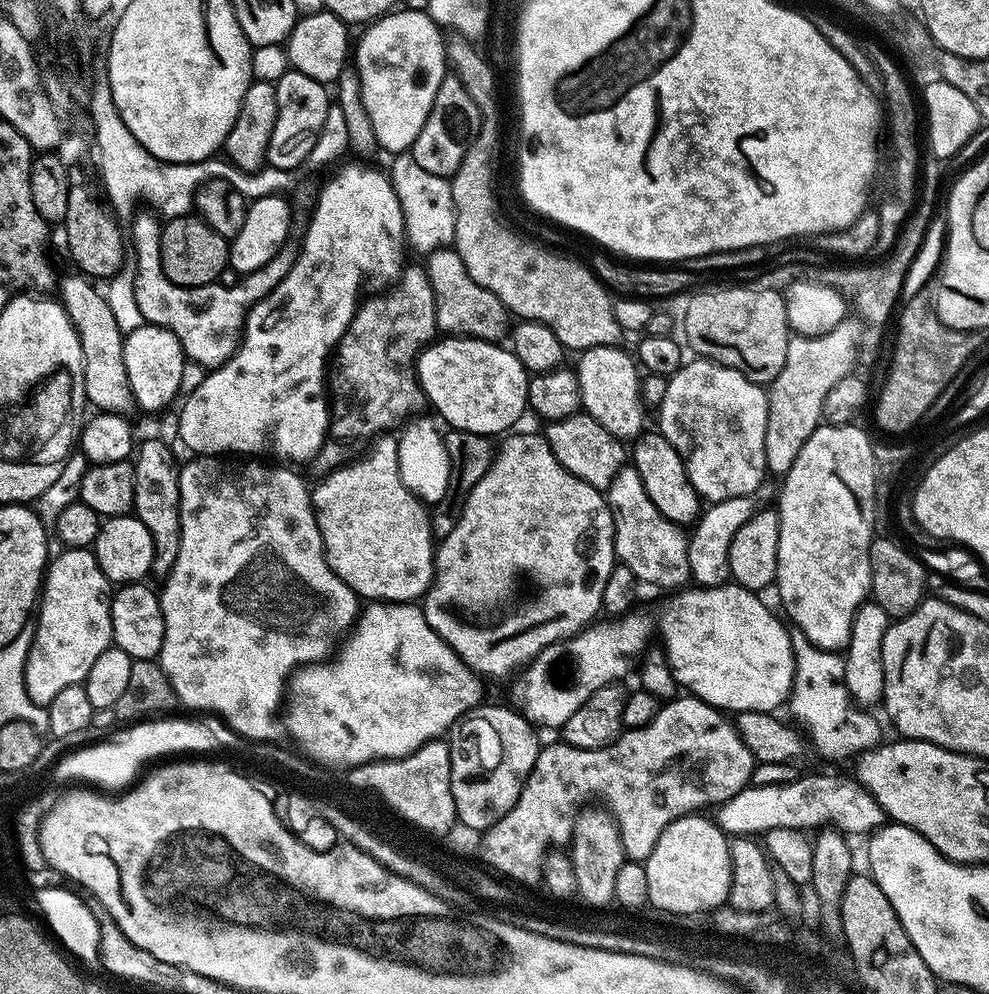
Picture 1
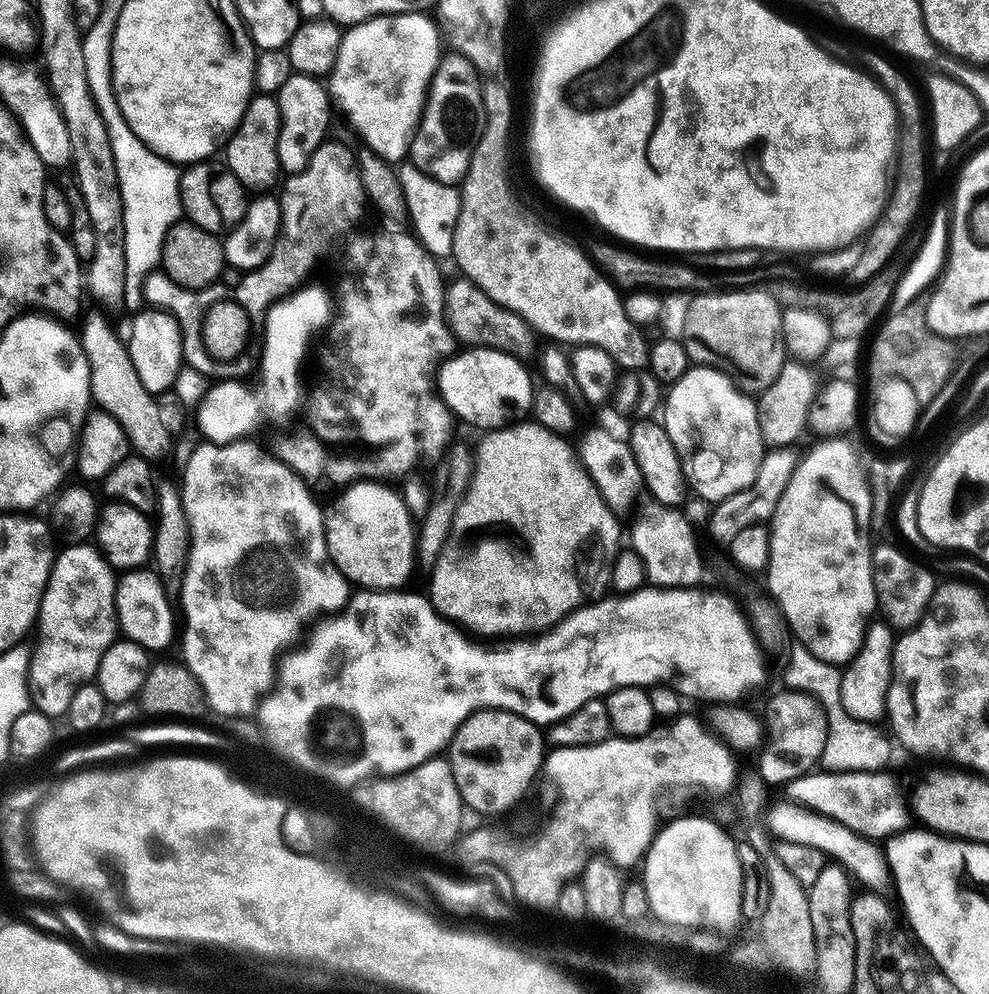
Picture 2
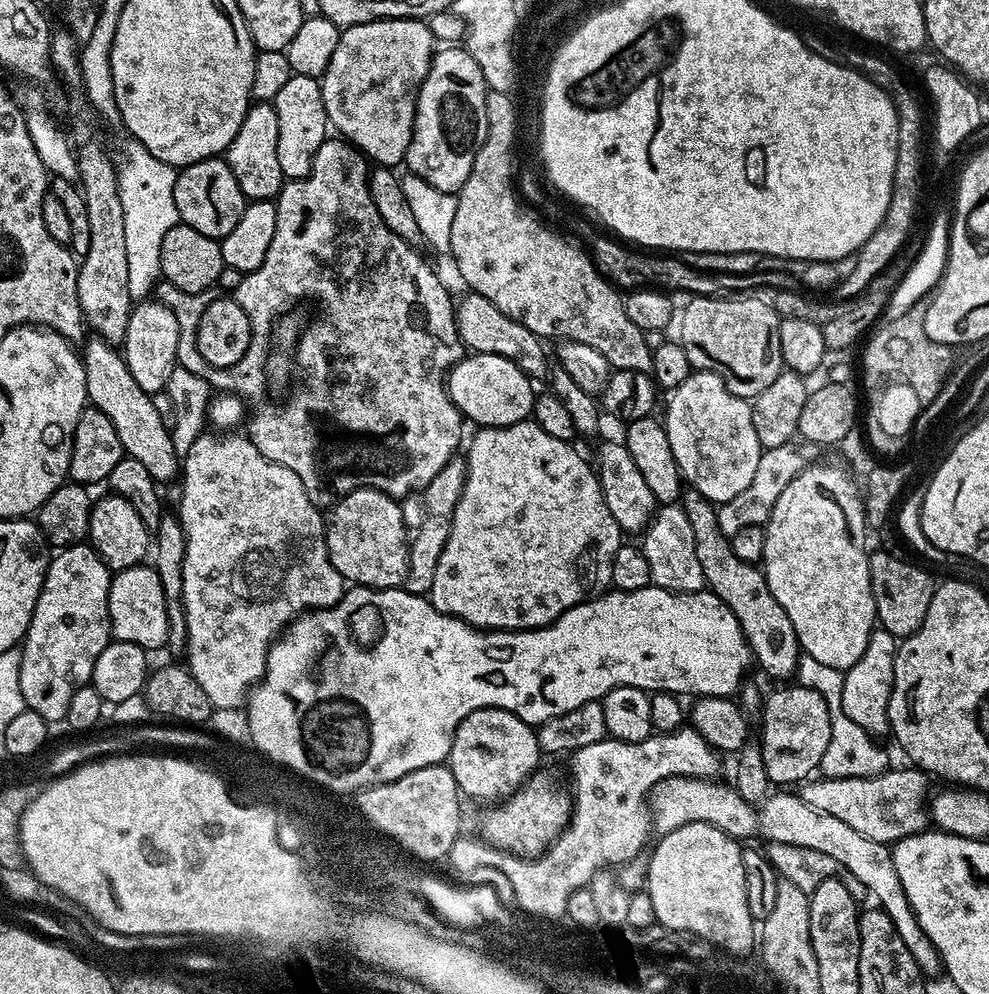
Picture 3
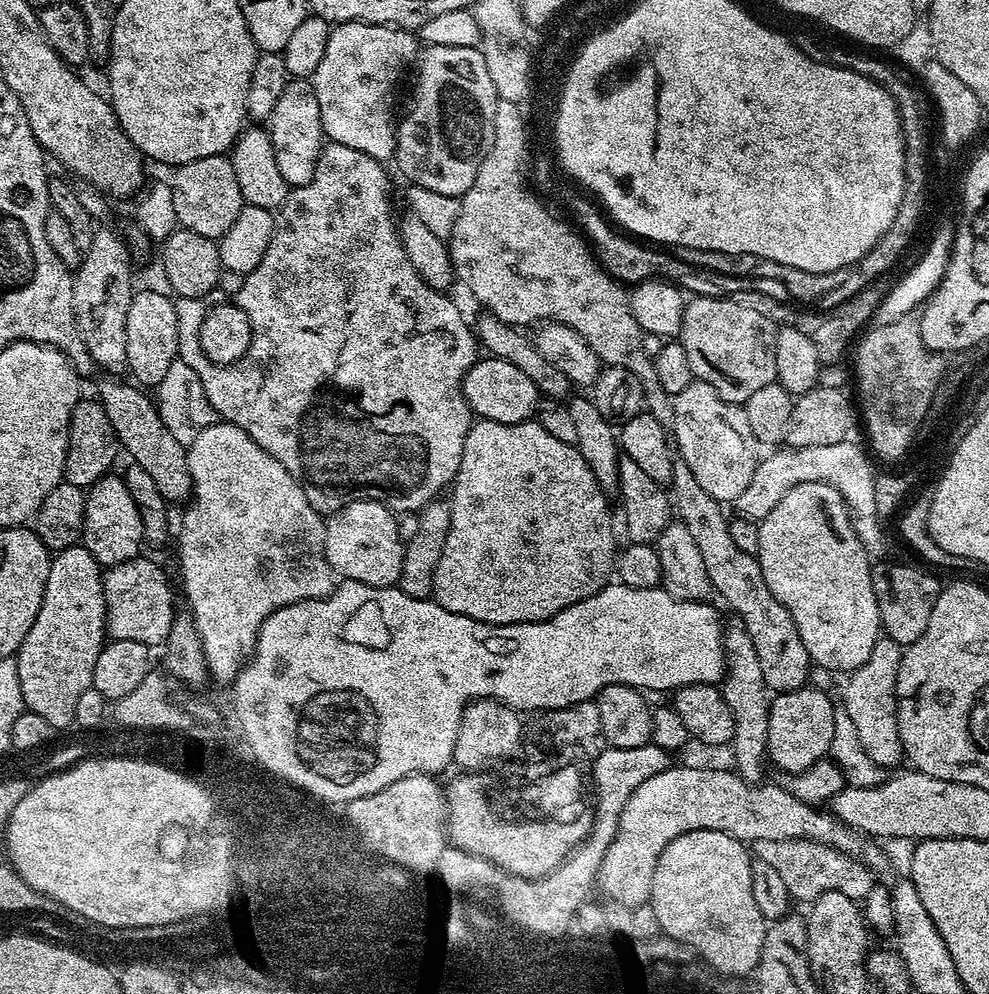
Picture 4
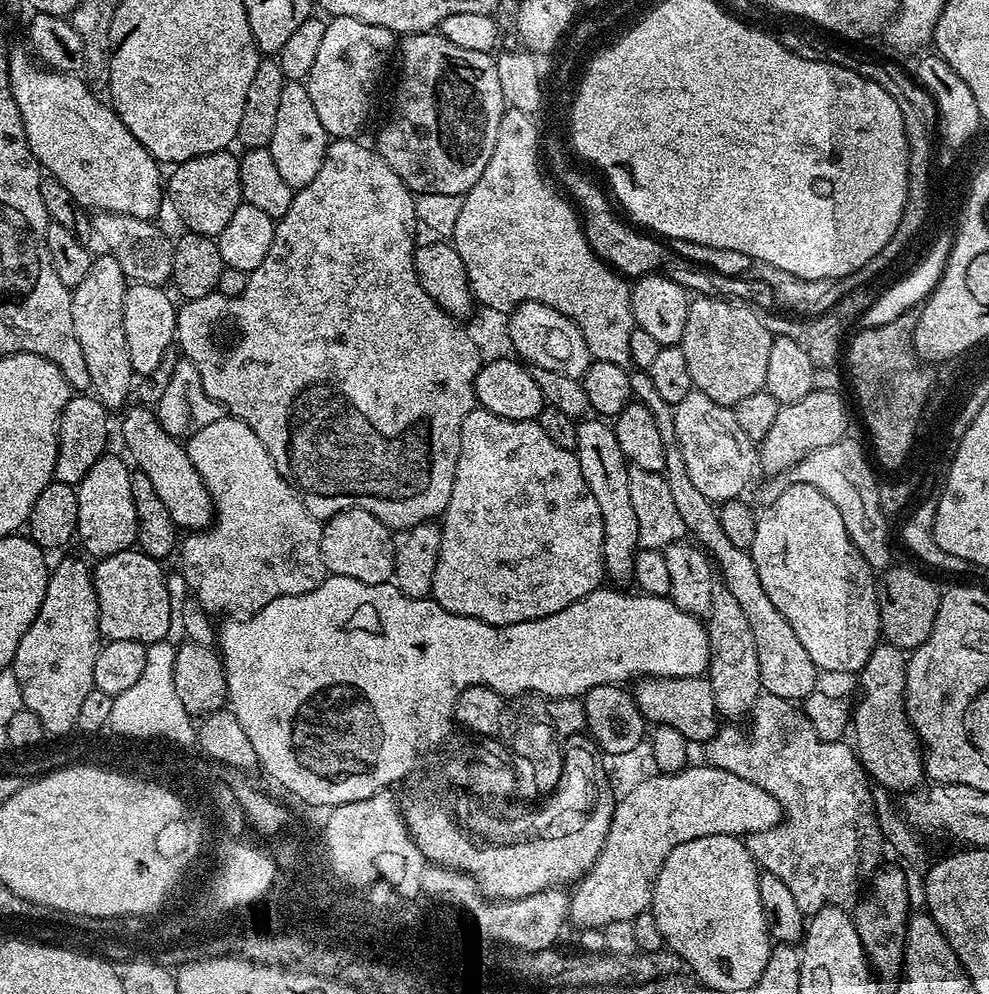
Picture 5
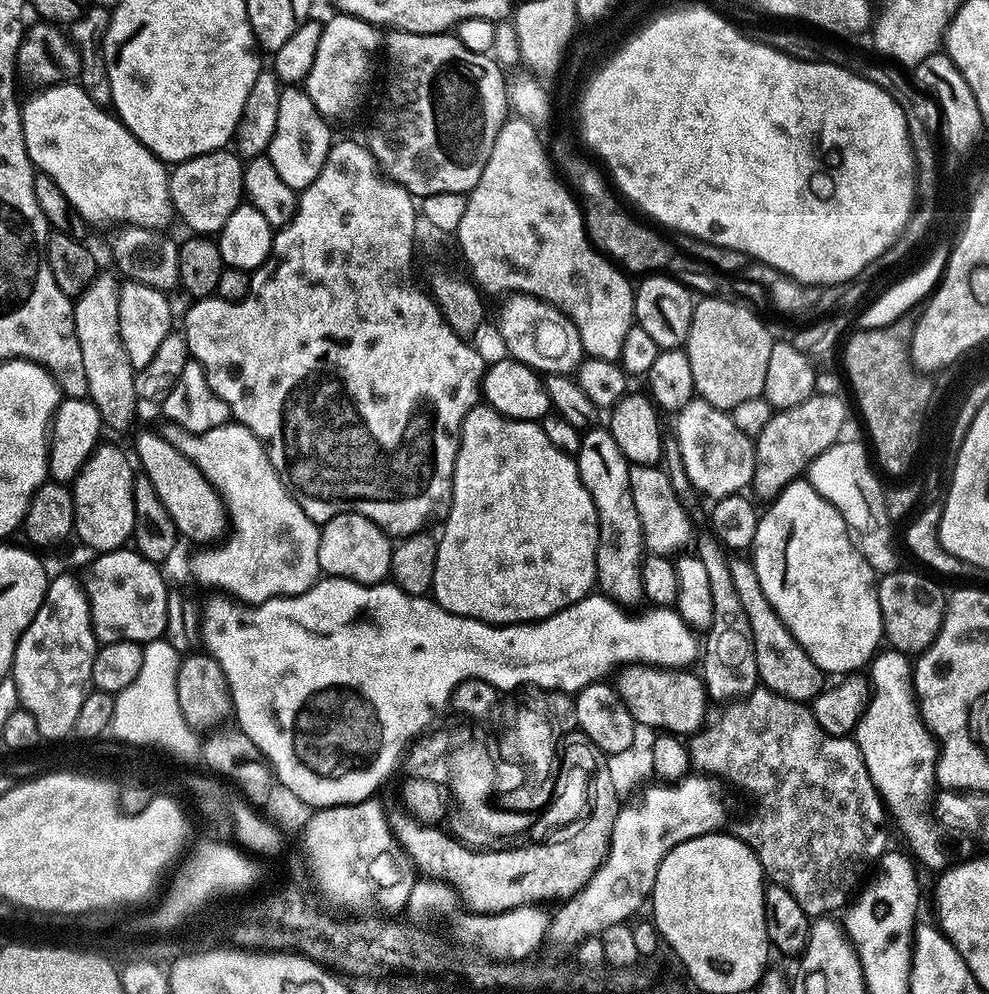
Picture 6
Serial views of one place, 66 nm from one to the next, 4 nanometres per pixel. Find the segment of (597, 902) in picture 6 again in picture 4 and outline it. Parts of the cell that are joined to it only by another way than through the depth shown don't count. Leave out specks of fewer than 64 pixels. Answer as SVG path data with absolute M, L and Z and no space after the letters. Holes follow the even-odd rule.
M669 766L661 772L646 778L640 786L630 794L626 806L620 815L620 829L610 842L606 854L600 863L600 871L596 873L598 888L608 895L609 901L616 901L630 909L640 904L649 903L652 895L652 879L658 858L674 838L687 832L697 830L714 830L733 836L741 842L758 840L817 840L819 844L829 844L849 854L855 853L860 844L848 836L849 831L839 819L827 811L817 810L811 804L792 795L787 787L779 788L776 784L748 784L735 771L727 772L724 768L675 768Z

